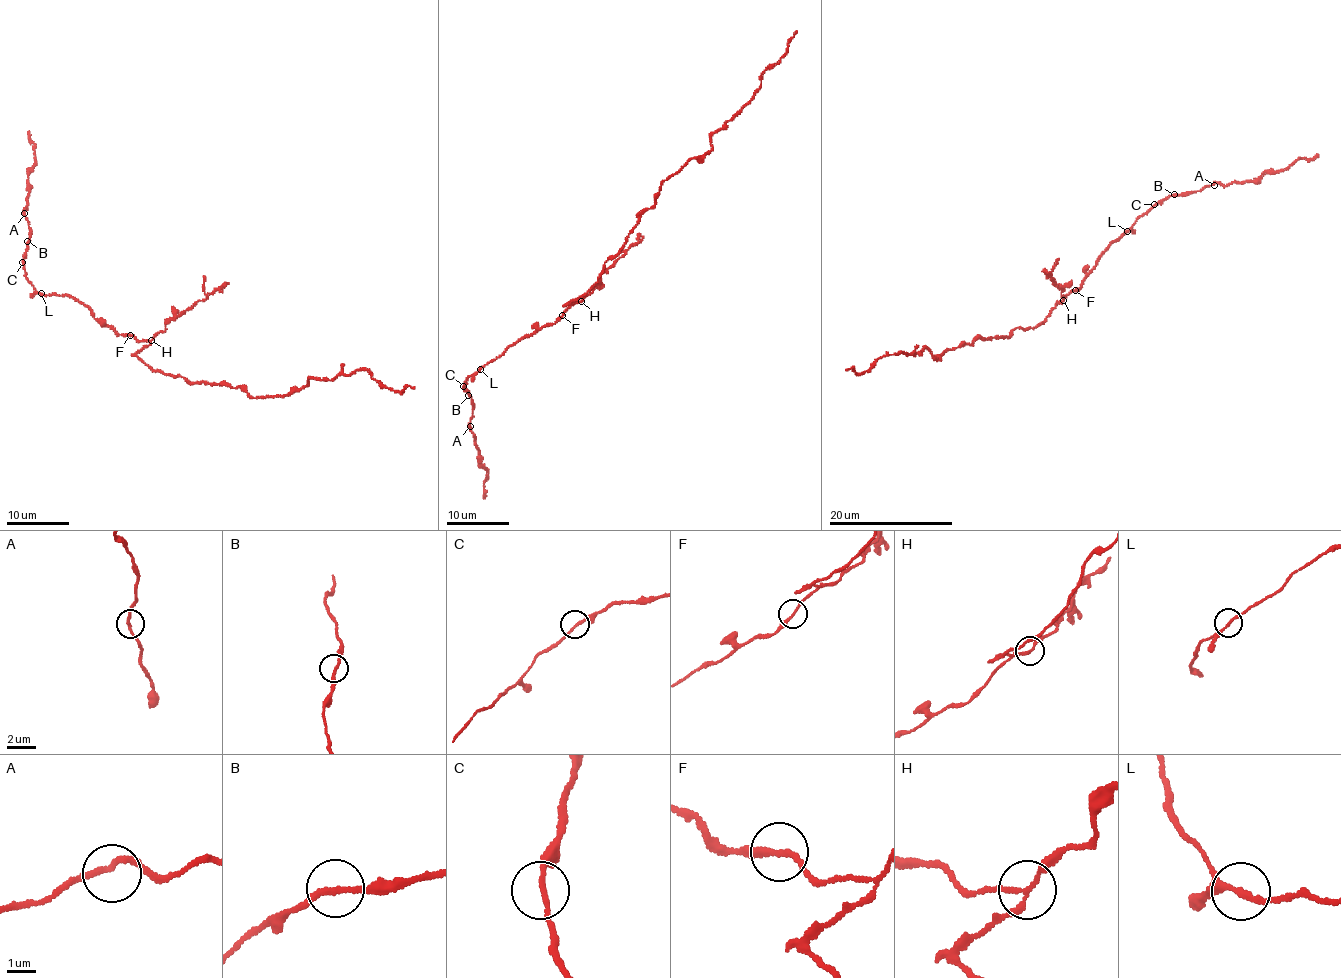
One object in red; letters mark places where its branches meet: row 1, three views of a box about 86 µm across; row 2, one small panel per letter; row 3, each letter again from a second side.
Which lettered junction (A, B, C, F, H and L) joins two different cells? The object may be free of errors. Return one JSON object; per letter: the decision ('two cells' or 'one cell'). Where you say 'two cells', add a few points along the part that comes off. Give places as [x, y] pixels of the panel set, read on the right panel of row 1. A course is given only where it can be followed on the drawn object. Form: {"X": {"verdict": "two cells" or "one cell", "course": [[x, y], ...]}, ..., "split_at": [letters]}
{"A": {"verdict": "one cell"}, "B": {"verdict": "one cell"}, "C": {"verdict": "one cell"}, "F": {"verdict": "one cell"}, "H": {"verdict": "two cells", "course": [[1063, 300], [1033, 329], [979, 338], [933, 356], [936, 361], [926, 348], [883, 355], [861, 373], [846, 369]]}, "L": {"verdict": "one cell"}, "split_at": ["H"]}

